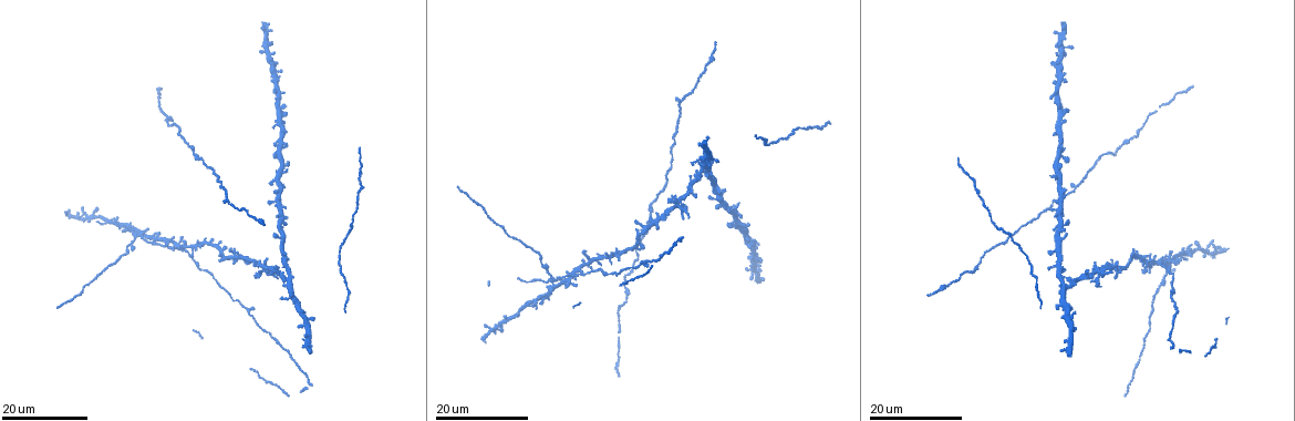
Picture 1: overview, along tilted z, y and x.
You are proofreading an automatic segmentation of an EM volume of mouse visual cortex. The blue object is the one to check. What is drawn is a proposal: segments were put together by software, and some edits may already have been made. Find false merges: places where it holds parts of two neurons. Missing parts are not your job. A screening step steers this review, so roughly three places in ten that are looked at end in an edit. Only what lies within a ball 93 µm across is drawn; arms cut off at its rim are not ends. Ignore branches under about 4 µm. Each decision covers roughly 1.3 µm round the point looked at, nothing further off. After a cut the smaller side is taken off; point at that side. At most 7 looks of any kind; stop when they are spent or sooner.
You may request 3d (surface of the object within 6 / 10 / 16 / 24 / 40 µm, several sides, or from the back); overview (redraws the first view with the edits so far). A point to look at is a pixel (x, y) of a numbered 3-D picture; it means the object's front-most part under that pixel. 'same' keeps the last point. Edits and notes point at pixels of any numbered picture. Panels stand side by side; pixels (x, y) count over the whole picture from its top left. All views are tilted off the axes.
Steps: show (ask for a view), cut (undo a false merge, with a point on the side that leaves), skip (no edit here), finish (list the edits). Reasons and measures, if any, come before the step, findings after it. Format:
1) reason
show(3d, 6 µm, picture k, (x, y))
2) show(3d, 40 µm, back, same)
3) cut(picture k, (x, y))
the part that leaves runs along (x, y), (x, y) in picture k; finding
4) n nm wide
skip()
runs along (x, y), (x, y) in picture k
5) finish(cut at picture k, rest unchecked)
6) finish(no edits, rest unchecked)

small branch off a trunk
show(3d, 16 µm, picture 1, (141, 236))

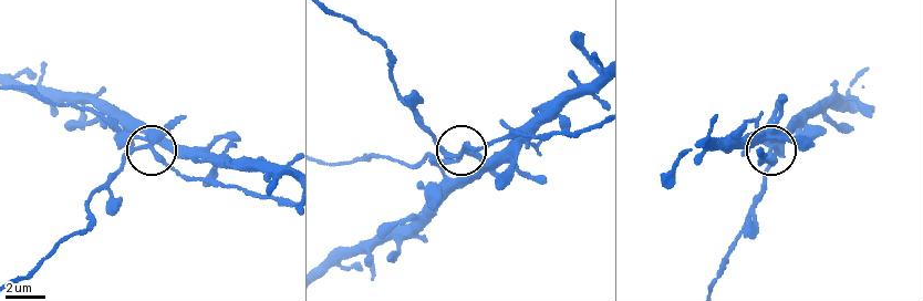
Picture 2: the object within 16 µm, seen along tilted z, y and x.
show(3d, 6 µm, picture 2, (774, 146))

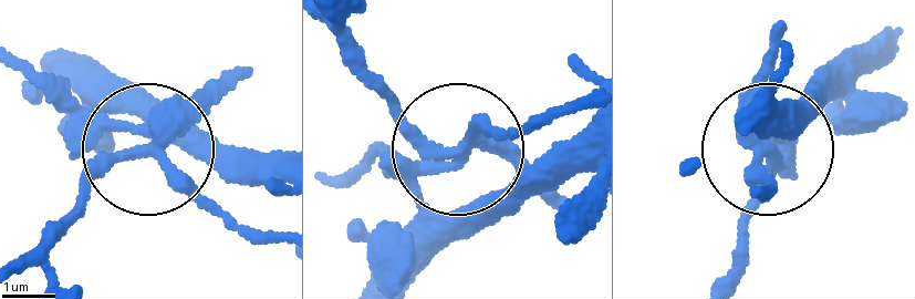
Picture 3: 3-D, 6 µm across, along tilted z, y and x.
cut(picture 3, (84, 171))
the part that leaves runs along (148, 146), (86, 186), (75, 219), (26, 271) in picture 3; two neurons meet here

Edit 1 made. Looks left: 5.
show(overview)

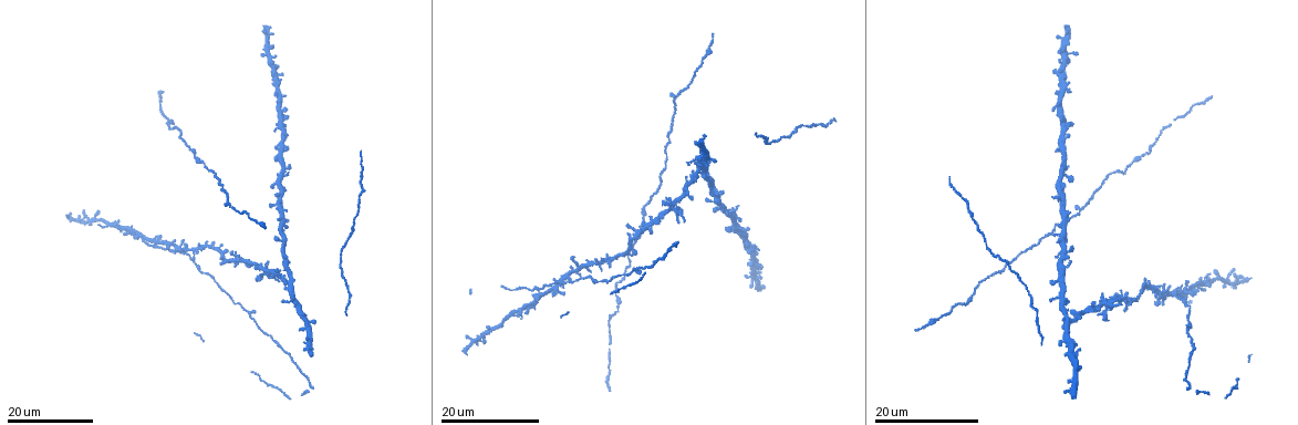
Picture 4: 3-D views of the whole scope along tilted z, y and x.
a fork
show(3d, 24 µm, picture 4, (674, 204))

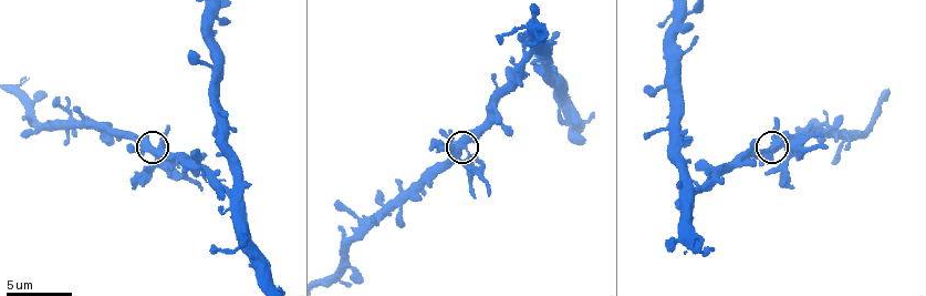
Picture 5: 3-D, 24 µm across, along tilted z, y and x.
show(3d, 10 µm, picture 5, (463, 148))

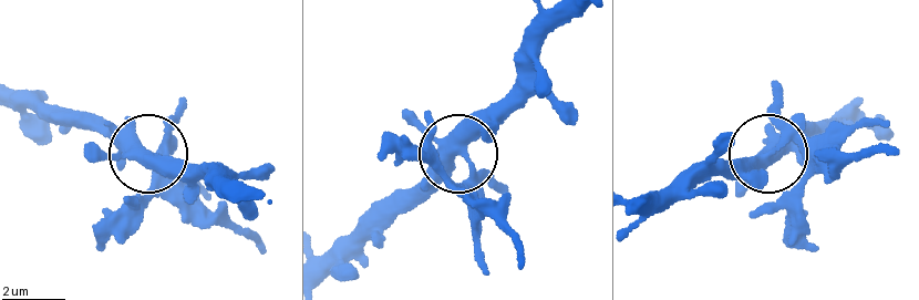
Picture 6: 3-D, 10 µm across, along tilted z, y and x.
cut(picture 6, (152, 194))
a second neuron is stuck on

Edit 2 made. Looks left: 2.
finish(cut at picture 3, cut at picture 6, rest unchecked)

